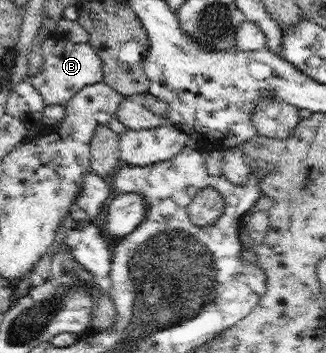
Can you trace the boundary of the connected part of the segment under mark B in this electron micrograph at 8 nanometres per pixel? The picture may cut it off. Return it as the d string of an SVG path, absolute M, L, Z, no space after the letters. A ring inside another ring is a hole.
M48 36L41 41L41 56L43 67L39 73L29 76L28 79L41 94L46 106L64 105L85 86L104 80L101 57L88 42L75 44L67 38L54 39L53 36Z

